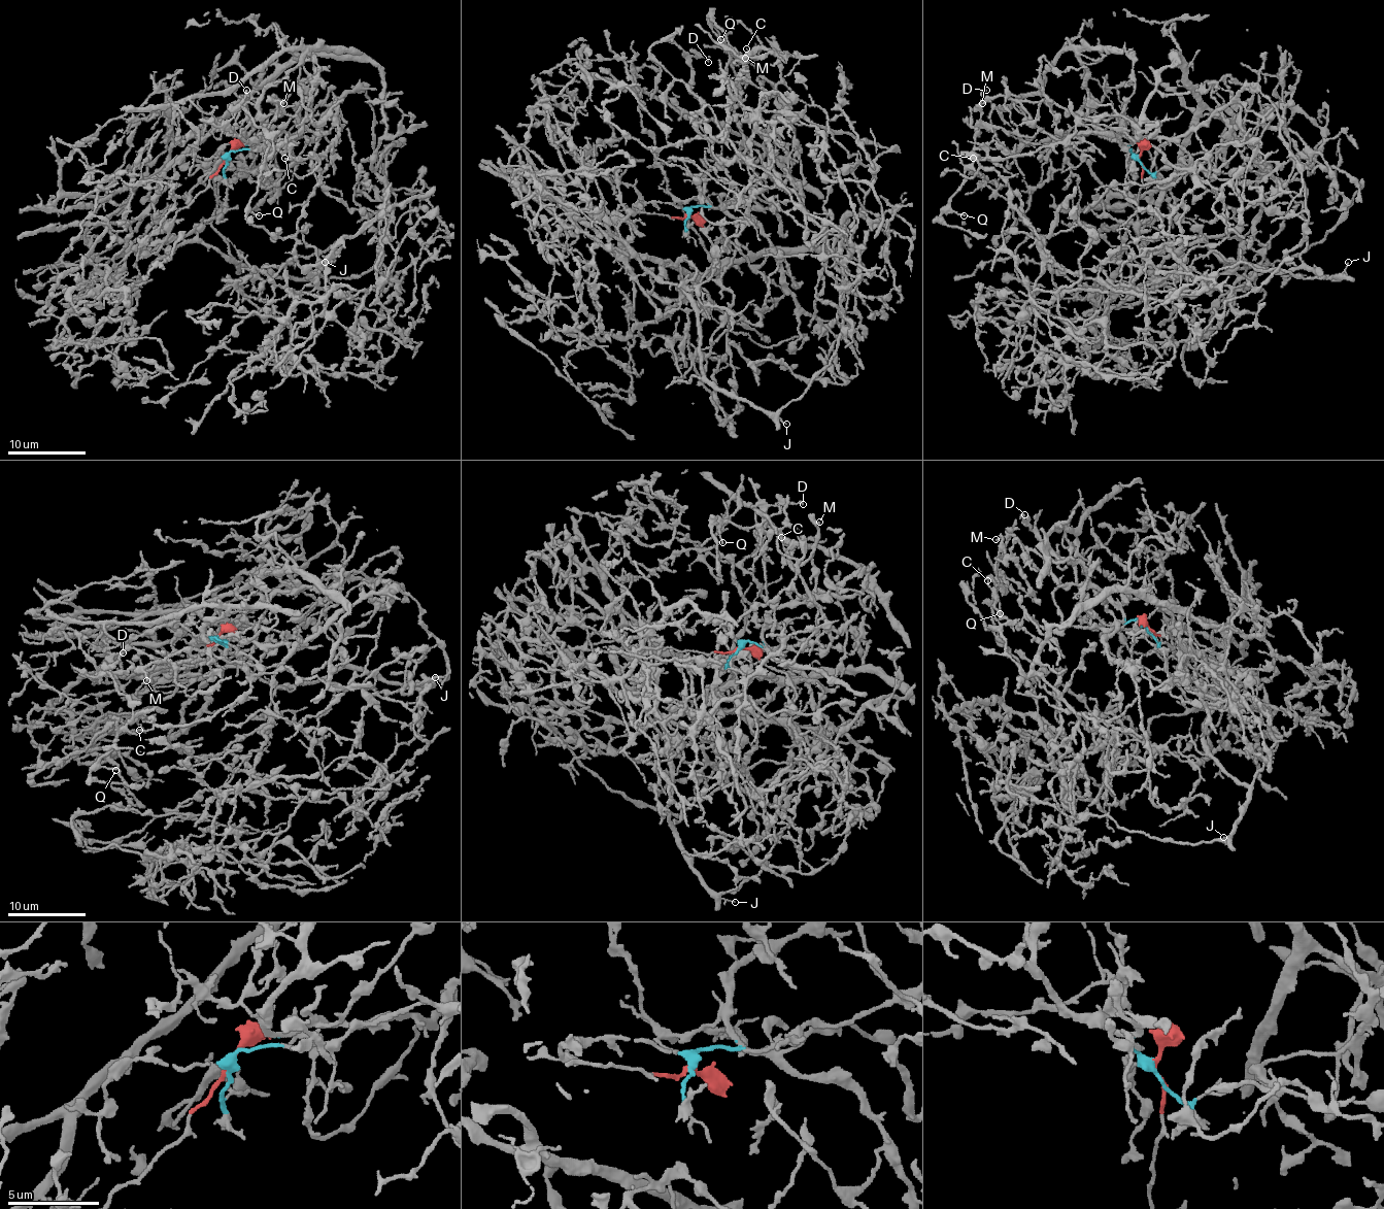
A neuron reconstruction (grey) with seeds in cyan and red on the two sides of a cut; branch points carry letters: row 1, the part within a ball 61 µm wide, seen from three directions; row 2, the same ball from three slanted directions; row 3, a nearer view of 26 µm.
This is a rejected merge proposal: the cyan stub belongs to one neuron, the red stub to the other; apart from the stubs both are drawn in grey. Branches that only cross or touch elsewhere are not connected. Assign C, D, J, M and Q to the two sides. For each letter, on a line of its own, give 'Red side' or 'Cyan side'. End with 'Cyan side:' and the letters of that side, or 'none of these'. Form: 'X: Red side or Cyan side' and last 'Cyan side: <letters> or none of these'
C: Cyan side
D: Cyan side
J: Red side
M: Cyan side
Q: Cyan side
Cyan side: C, D, M, Q

